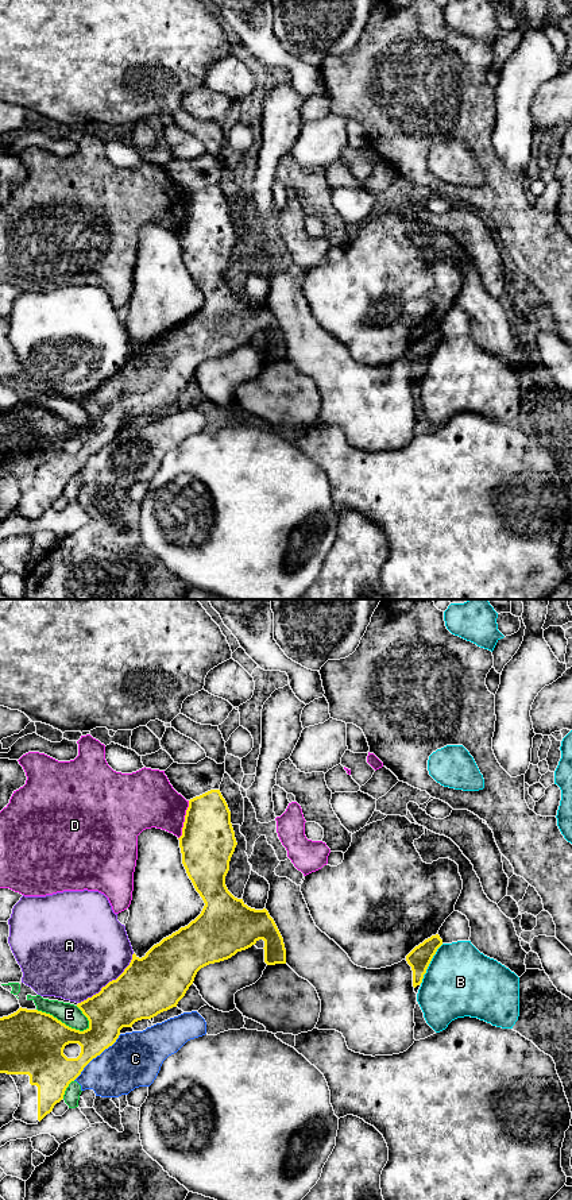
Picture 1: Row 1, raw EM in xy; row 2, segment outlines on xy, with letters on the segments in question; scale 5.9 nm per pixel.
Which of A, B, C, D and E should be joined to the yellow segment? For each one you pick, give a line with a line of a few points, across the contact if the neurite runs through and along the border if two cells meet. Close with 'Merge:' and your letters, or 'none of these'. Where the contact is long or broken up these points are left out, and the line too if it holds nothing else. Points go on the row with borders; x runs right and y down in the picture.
Merge: none of these

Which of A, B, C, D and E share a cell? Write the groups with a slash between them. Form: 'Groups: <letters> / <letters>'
Groups: A / B / C / D / E

